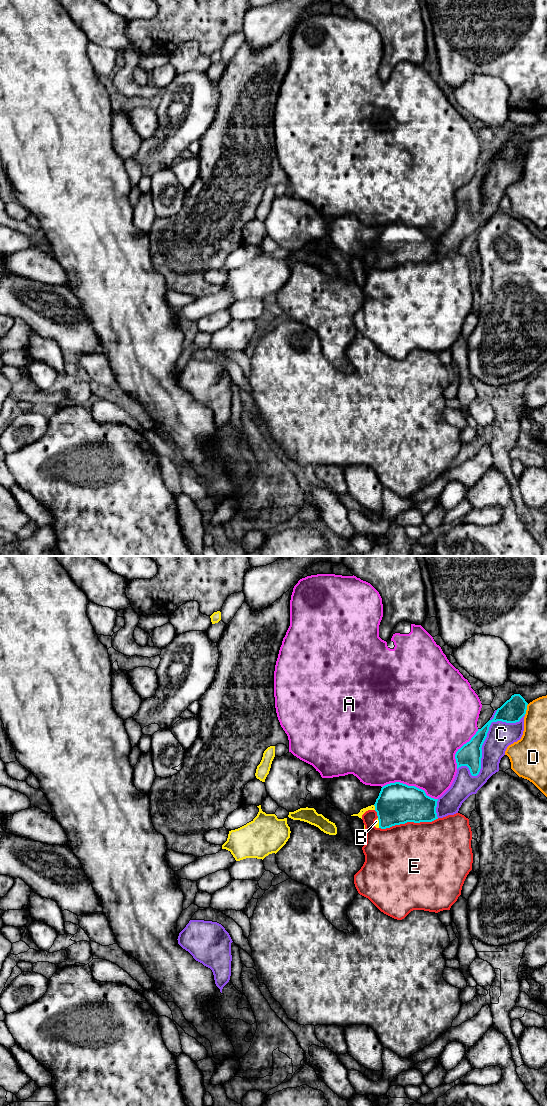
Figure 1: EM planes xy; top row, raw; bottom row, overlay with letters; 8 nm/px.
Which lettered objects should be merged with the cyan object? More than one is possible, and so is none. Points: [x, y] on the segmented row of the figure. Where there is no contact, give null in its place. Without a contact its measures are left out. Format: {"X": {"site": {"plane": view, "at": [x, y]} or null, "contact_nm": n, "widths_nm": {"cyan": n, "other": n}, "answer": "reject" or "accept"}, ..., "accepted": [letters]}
{"A": {"site": {"plane": "xy", "at": [410, 786]}, "contact_nm": 460, "widths_nm": {"cyan": 320, "other": 480}, "answer": "reject"}, "B": {"site": {"plane": "xy", "at": [375, 807]}, "contact_nm": 40, "widths_nm": {"cyan": 320, "other": 50}, "answer": "accept"}, "C": {"site": {"plane": "xy", "at": [483, 742]}, "contact_nm": 700, "widths_nm": {"cyan": 190, "other": 200}, "answer": "reject"}, "D": {"site": {"plane": "xy", "at": [526, 709]}, "contact_nm": 90, "widths_nm": {"cyan": 180, "other": 200}, "answer": "reject"}, "E": {"site": {"plane": "xy", "at": [408, 821]}, "contact_nm": 480, "widths_nm": {"cyan": 320, "other": 480}, "answer": "reject"}, "accepted": ["B"]}

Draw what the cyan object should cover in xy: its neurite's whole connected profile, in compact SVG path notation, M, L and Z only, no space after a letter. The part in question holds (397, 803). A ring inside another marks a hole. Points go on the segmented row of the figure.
M395 782L390 783L381 788L378 798L374 805L368 806L360 810L358 814L351 816L358 816L362 819L362 815L368 810L375 810L378 818L375 820L375 827L386 829L395 825L405 824L407 822L432 822L436 819L436 807L438 799L431 798L426 795L425 791L415 786L408 786L406 784Z

